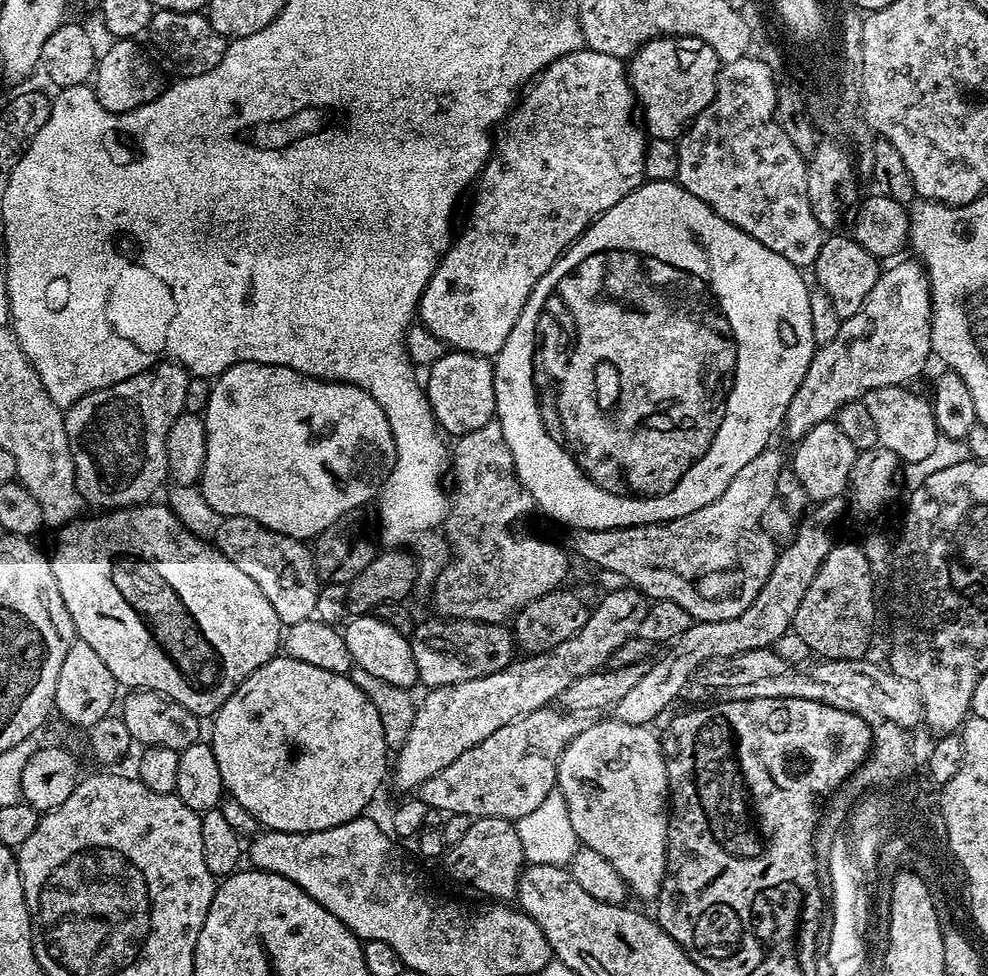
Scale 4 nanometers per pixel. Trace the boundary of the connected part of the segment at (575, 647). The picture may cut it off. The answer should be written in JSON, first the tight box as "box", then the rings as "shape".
{"box":[394,586,650,794],"shape":[[[621,586],[605,591],[605,596],[591,609],[586,626],[578,630],[566,642],[558,642],[548,652],[538,652],[517,658],[507,668],[482,678],[470,678],[470,682],[458,682],[450,686],[425,691],[424,701],[416,705],[414,726],[406,734],[406,742],[394,756],[396,784],[408,794],[419,789],[434,774],[446,770],[458,754],[466,754],[478,742],[490,738],[494,730],[502,730],[520,716],[539,708],[549,707],[559,701],[562,690],[570,682],[578,682],[591,672],[599,672],[608,663],[614,650],[640,630],[642,618],[646,618],[650,601],[644,593],[631,586]]]}

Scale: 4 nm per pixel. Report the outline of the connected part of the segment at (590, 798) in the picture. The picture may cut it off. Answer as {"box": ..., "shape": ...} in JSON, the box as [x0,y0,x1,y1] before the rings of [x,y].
{"box":[556,718,670,902],"shape":[[[615,718],[604,720],[601,724],[589,723],[565,746],[564,753],[560,755],[560,764],[556,767],[558,791],[566,798],[566,806],[570,810],[570,826],[574,826],[577,841],[590,850],[596,850],[598,854],[602,854],[625,881],[627,891],[632,896],[641,896],[648,902],[655,901],[656,897],[660,895],[660,887],[664,881],[664,871],[668,868],[668,817],[670,815],[670,793],[664,752],[660,748],[660,736],[657,733],[652,733],[652,730],[651,727],[643,724],[627,724]]]}

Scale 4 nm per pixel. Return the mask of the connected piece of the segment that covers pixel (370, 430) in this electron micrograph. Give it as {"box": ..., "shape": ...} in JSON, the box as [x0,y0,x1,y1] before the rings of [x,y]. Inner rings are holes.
{"box":[198,362,396,542],"shape":[[[242,362],[230,366],[215,377],[210,402],[202,415],[206,426],[206,466],[198,487],[206,502],[214,506],[221,518],[229,514],[242,514],[246,518],[258,520],[263,528],[275,528],[278,534],[295,540],[312,542],[338,518],[342,518],[347,512],[357,511],[356,504],[368,504],[371,500],[373,503],[379,497],[380,487],[386,482],[396,461],[396,447],[386,414],[366,389],[353,384],[339,384],[337,380],[316,380],[313,376],[295,372],[286,366],[258,362]]]}

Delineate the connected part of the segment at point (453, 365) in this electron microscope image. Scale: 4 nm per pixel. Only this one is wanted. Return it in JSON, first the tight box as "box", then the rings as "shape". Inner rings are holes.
{"box":[426,351,496,438],"shape":[[[445,351],[438,362],[427,369],[426,395],[432,407],[432,417],[449,437],[459,438],[486,426],[496,415],[496,369],[487,356],[475,356],[469,352]]]}

